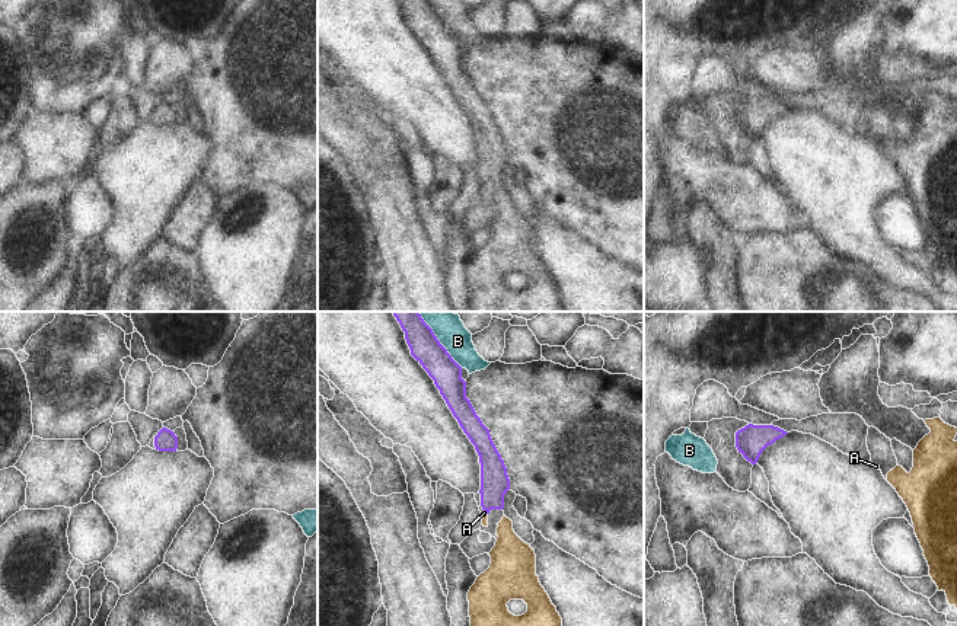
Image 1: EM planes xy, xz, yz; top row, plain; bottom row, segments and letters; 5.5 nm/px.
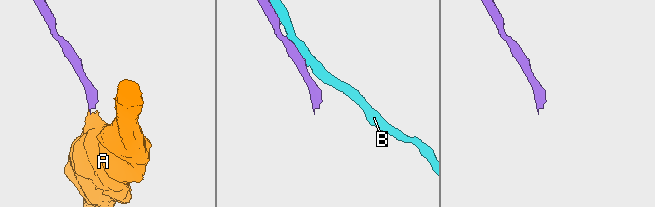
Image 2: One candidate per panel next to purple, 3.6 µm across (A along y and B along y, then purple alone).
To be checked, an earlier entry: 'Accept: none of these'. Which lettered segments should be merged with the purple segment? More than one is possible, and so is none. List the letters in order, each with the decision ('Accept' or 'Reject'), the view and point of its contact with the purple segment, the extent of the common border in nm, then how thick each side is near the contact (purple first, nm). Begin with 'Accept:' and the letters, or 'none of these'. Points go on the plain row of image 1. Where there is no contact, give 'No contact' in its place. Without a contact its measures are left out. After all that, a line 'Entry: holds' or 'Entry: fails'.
Accept: A
A: Accept. Touches purple at xz (487, 187). Shared border 40 nm. Thickness 160 nm (purple) against 30 nm
B: Reject. Touches purple at xz (443, 21). Shared border 300 nm. Thickness 160 nm (purple) against 160 nm.
Entry: fails

